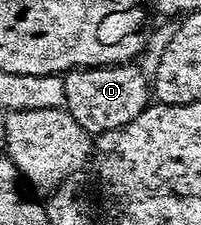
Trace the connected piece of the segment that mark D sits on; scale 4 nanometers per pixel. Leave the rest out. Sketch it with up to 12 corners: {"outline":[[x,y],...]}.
{"outline":[[138,64],[63,77],[64,109],[91,136],[117,132],[152,102]]}

